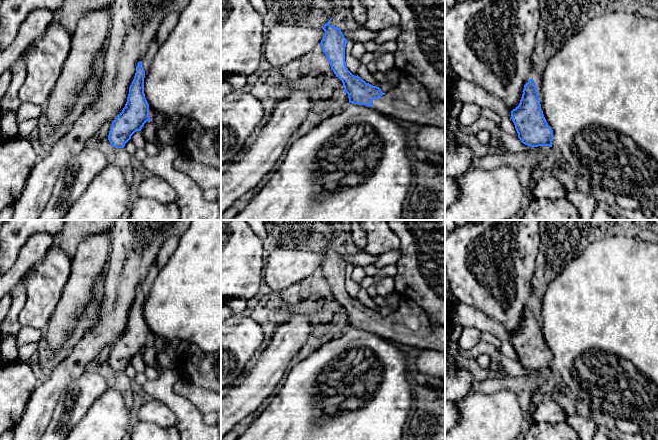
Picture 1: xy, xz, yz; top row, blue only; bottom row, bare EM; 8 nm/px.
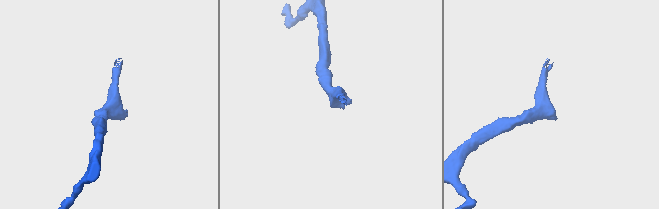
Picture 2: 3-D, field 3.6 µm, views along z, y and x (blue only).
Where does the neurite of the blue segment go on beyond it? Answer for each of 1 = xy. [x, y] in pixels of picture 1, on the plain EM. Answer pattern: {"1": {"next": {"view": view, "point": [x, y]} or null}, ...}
{"1": {"next": null}}

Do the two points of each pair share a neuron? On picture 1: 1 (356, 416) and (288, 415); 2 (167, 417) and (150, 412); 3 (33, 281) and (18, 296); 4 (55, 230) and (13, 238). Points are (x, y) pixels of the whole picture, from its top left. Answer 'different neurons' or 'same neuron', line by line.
1: same neuron
2: same neuron
3: different neurons
4: same neuron

